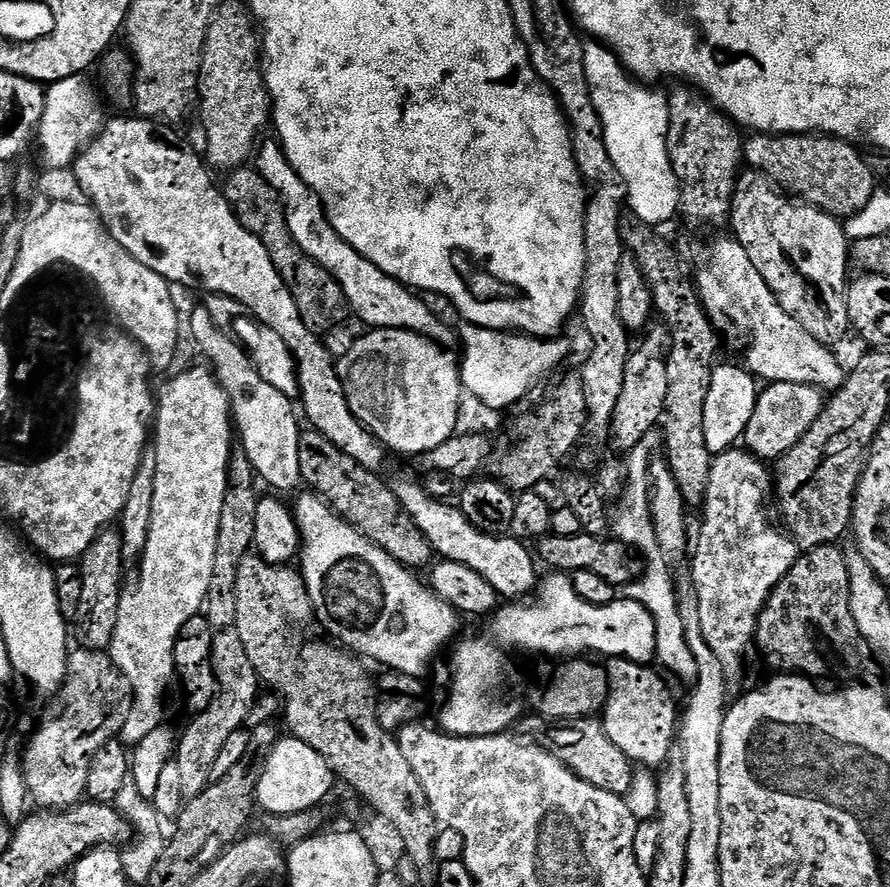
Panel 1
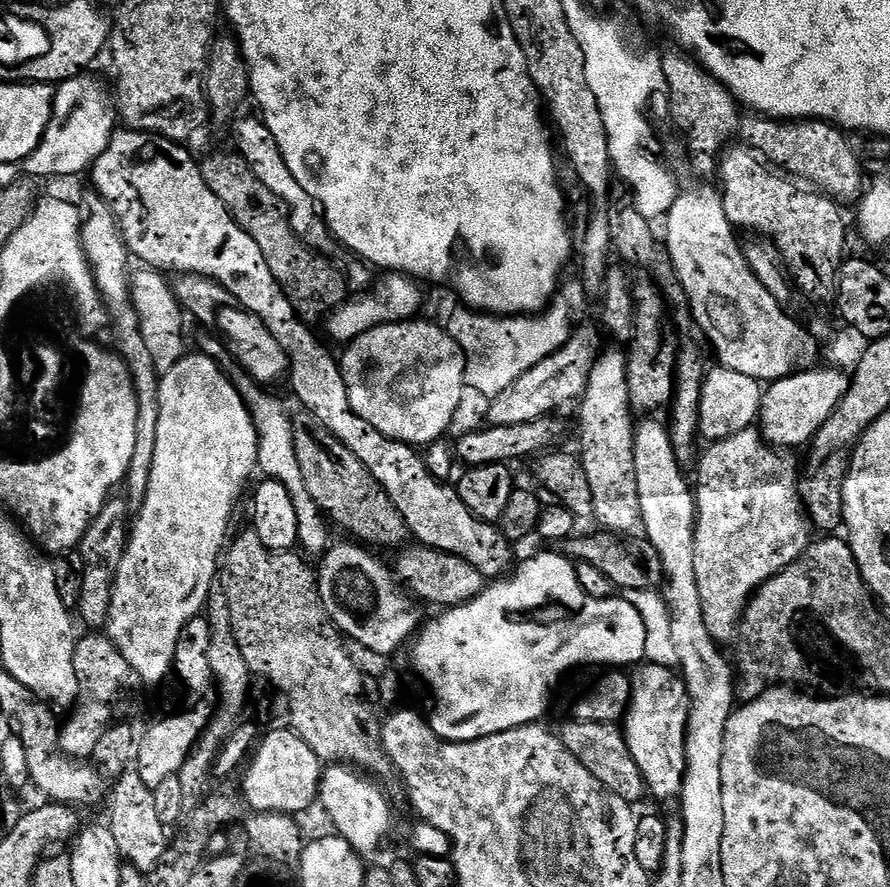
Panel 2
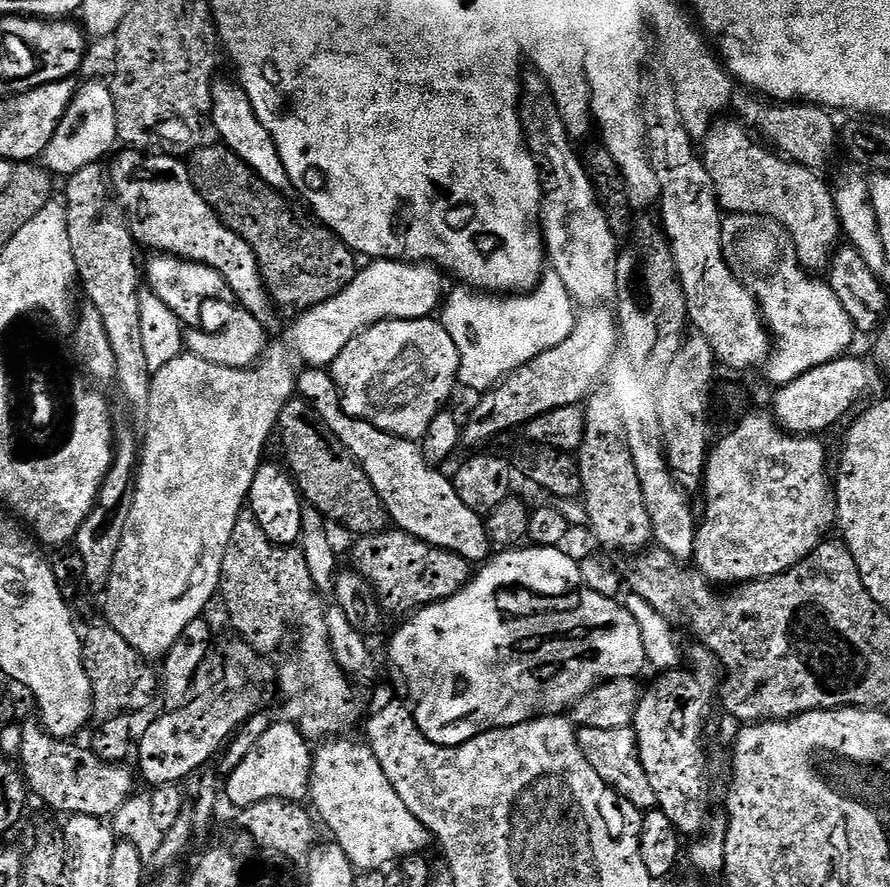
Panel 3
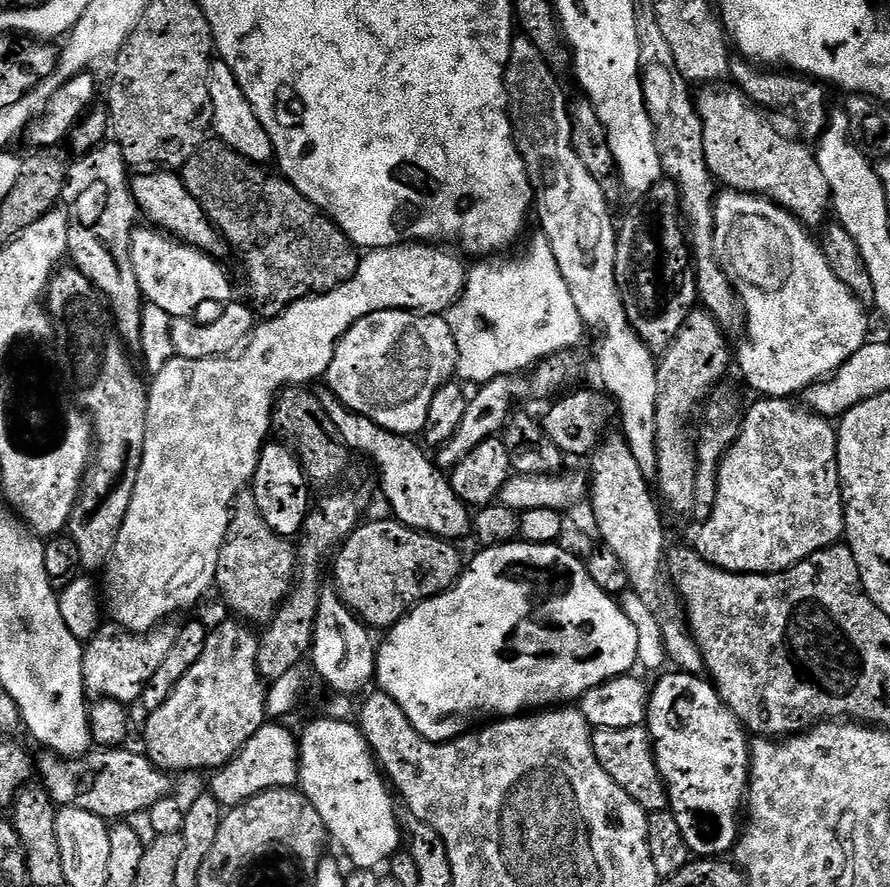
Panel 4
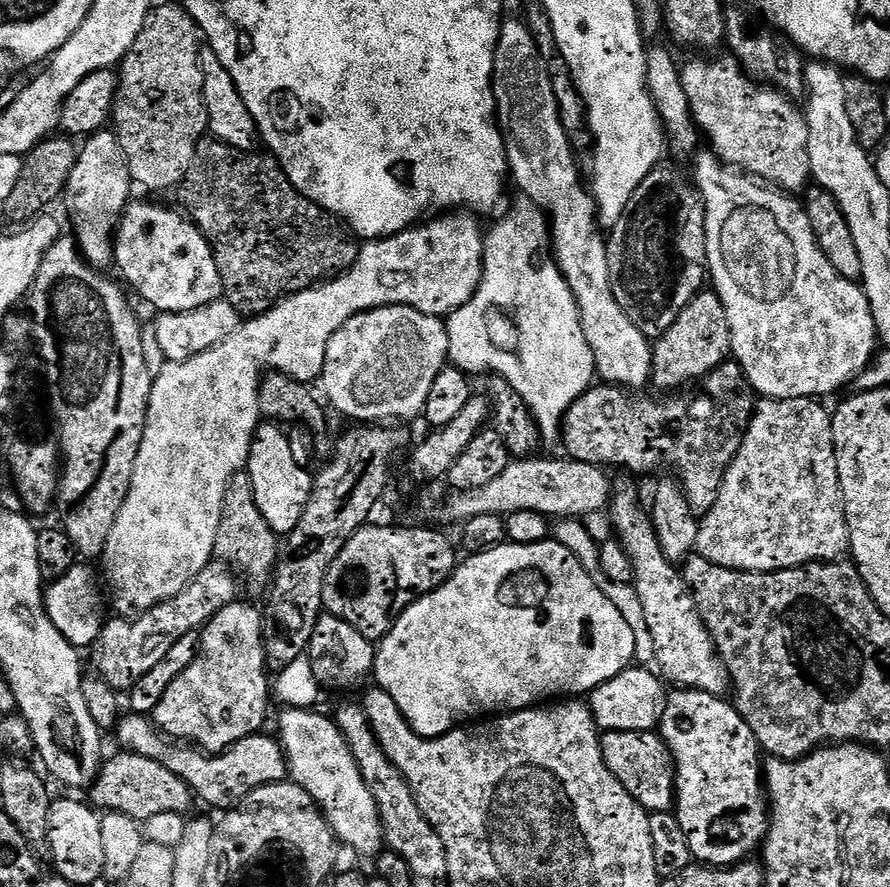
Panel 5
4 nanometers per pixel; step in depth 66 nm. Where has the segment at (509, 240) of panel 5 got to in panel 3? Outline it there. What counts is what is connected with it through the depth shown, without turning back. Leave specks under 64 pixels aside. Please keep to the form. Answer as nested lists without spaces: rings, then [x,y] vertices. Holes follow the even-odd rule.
[[[553,272],[545,273],[535,287],[529,293],[521,294],[487,294],[467,285],[459,285],[452,294],[447,295],[441,307],[438,319],[443,328],[454,339],[458,346],[460,358],[460,379],[459,383],[468,388],[480,388],[487,390],[493,384],[497,384],[503,376],[509,376],[515,368],[530,362],[538,354],[545,353],[553,346],[558,346],[570,336],[576,317],[578,315],[575,301],[572,295],[566,290],[562,278]]]

